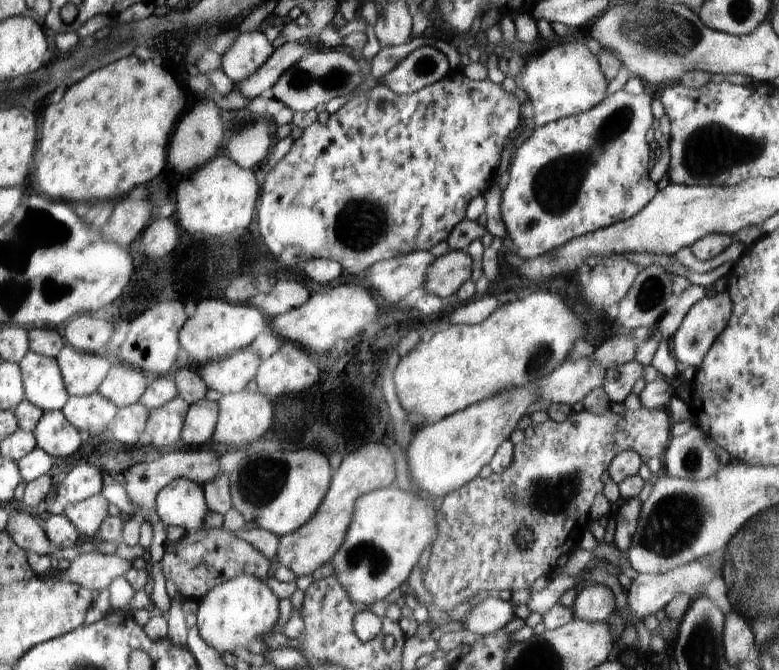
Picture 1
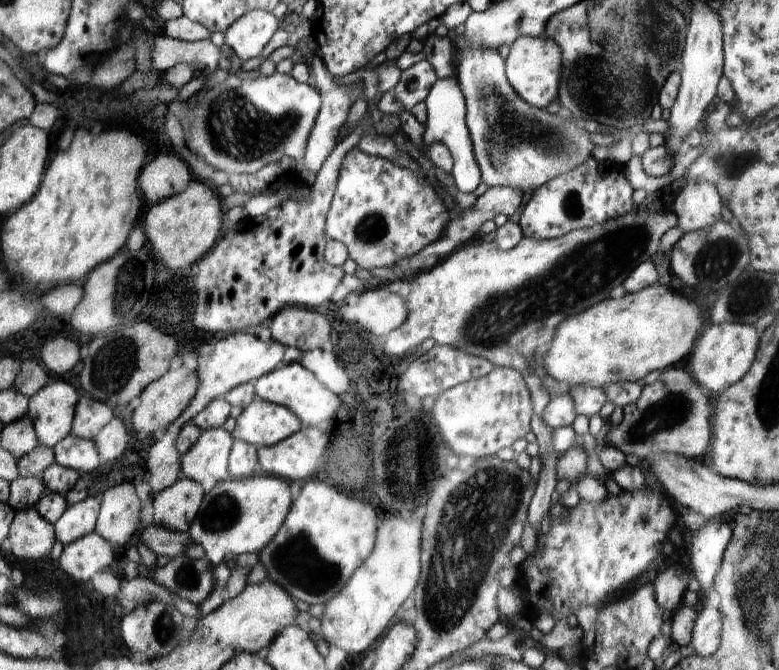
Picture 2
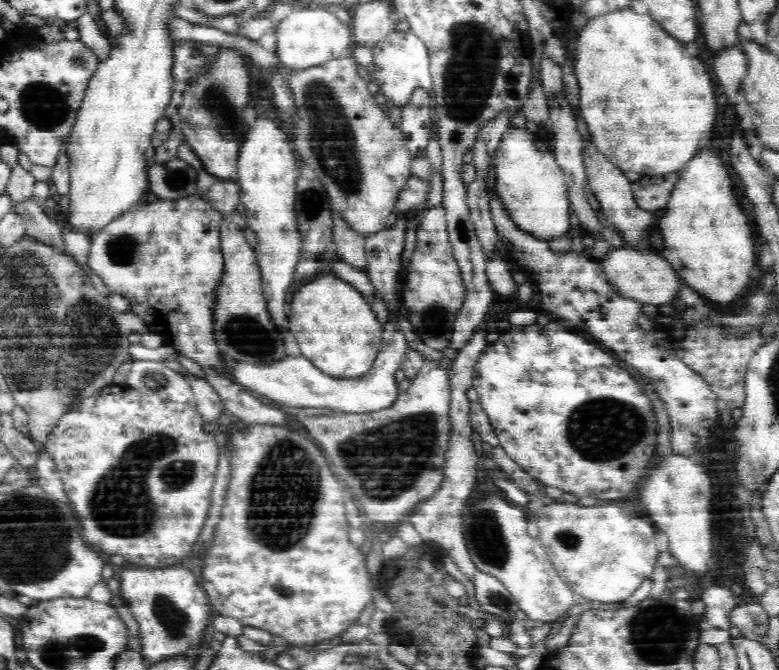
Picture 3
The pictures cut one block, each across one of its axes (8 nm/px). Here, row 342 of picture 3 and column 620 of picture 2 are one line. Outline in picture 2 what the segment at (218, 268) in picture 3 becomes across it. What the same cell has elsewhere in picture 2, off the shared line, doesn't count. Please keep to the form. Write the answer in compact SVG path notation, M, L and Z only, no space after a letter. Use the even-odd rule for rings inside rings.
M592 158L584 161L580 166L573 167L571 171L554 177L526 197L518 224L523 230L523 236L528 238L534 240L560 238L562 235L568 235L570 231L594 227L598 223L606 223L628 214L632 210L632 194L634 194L634 188L628 184L624 176L624 163L614 161L598 164L596 159Z

